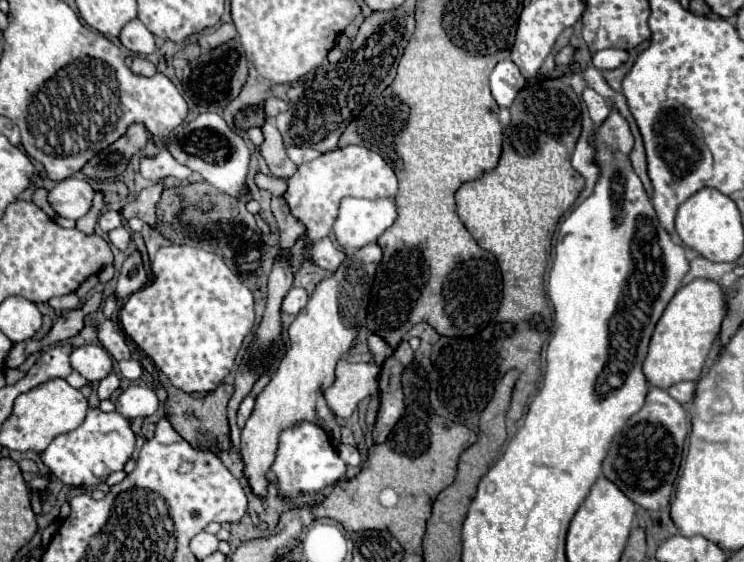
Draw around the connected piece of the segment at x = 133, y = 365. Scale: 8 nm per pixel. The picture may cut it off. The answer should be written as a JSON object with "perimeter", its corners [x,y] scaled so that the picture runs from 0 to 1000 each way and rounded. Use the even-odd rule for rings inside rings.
{"perimeter":[[[172,639],[172,642],[161,642],[161,660],[169,674],[175,678],[185,678],[191,671],[191,653],[183,639]]]}

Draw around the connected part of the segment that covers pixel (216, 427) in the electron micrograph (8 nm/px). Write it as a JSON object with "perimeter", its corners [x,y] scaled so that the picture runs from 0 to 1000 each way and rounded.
{"perimeter":[[[215,664],[215,678],[218,678],[220,692],[226,696],[226,714],[220,724],[223,742],[228,746],[231,760],[239,767],[239,774],[245,781],[250,781],[261,799],[269,799],[269,802],[285,802],[285,806],[306,802],[309,799],[309,760],[306,760],[306,746],[304,746],[304,721],[312,706],[315,689],[306,681],[298,681],[288,699],[277,703],[274,710],[261,710],[253,699],[237,692],[220,664]]]}

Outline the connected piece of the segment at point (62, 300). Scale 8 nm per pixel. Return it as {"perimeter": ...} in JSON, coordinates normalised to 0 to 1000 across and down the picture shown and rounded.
{"perimeter":[[[94,521],[94,525],[83,525],[83,528],[73,528],[73,532],[67,532],[65,539],[70,543],[70,546],[86,546],[86,550],[99,550],[99,546],[105,546],[105,528],[99,525],[99,521]]]}

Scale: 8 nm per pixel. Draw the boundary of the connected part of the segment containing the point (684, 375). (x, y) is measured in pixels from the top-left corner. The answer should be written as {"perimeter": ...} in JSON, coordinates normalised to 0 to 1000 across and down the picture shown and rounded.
{"perimeter":[[[933,496],[925,507],[914,511],[898,539],[874,607],[874,625],[866,642],[866,667],[874,685],[898,692],[901,685],[914,678],[935,678],[944,667],[946,642],[968,593],[968,578],[976,557],[976,528],[962,500]]]}

